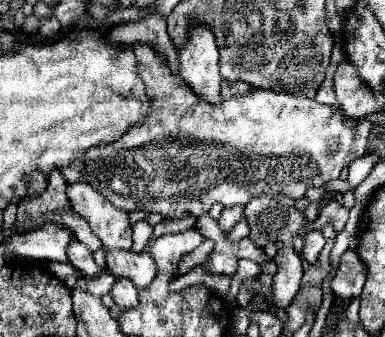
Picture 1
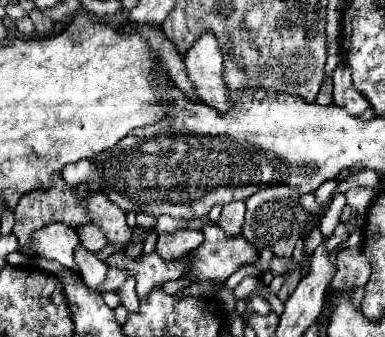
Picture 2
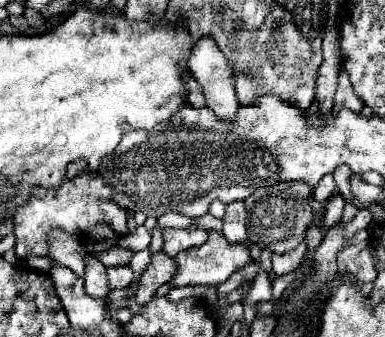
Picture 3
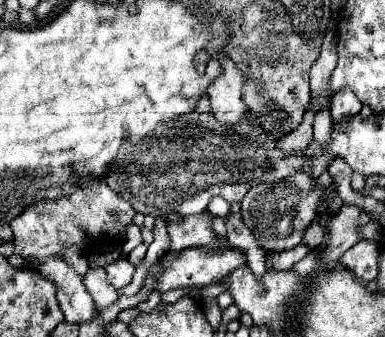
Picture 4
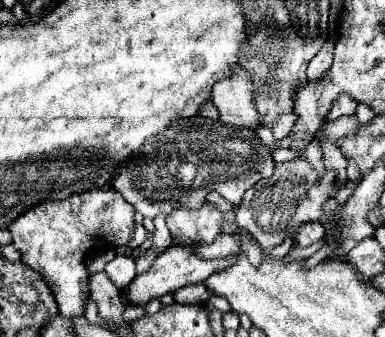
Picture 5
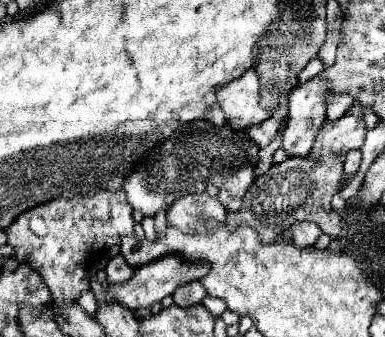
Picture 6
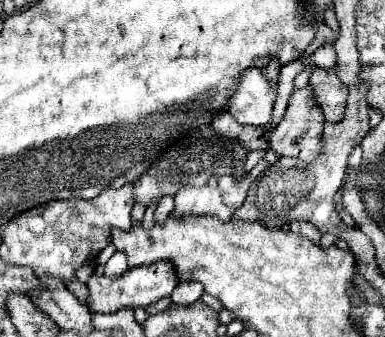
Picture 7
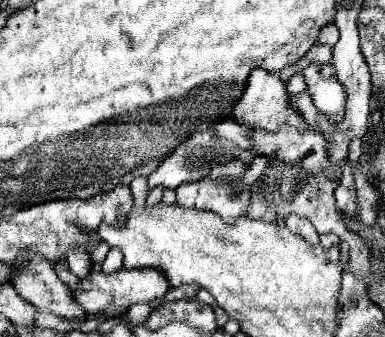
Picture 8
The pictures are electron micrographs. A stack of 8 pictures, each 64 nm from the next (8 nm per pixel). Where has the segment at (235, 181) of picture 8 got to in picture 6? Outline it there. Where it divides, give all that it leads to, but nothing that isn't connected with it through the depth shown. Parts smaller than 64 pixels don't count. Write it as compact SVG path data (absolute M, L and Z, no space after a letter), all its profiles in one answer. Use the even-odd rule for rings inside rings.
M208 192L184 194L168 208L168 224L184 232L194 232L196 224L206 220L226 222L226 214L228 210L220 204L218 196L210 196Z

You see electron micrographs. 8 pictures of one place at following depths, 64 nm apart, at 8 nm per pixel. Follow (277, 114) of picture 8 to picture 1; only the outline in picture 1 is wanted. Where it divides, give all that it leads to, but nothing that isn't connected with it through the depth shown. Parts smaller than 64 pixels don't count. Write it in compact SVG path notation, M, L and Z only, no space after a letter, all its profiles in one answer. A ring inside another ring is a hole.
M192 24L188 44L178 50L180 74L184 82L206 102L220 106L220 54L216 40L202 24Z

